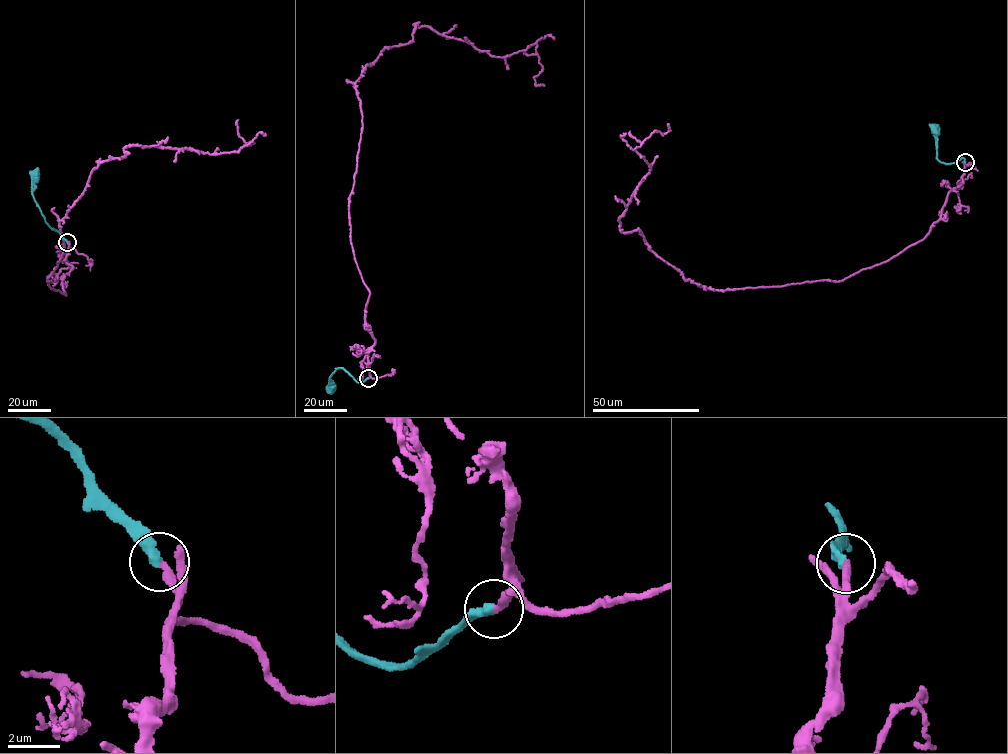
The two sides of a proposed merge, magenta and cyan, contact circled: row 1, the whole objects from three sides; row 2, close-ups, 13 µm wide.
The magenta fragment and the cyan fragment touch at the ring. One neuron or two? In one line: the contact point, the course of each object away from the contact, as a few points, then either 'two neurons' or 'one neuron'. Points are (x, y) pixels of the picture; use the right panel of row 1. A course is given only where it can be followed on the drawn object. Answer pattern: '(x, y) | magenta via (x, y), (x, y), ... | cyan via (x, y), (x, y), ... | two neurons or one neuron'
(965, 162) | magenta via (965, 162), (929, 234), (887, 260), (840, 281), (706, 289), (620, 229), (650, 169), (635, 149), (669, 124) | cyan via (965, 162), (962, 158), (948, 164), (936, 158), (935, 128) | one neuron

